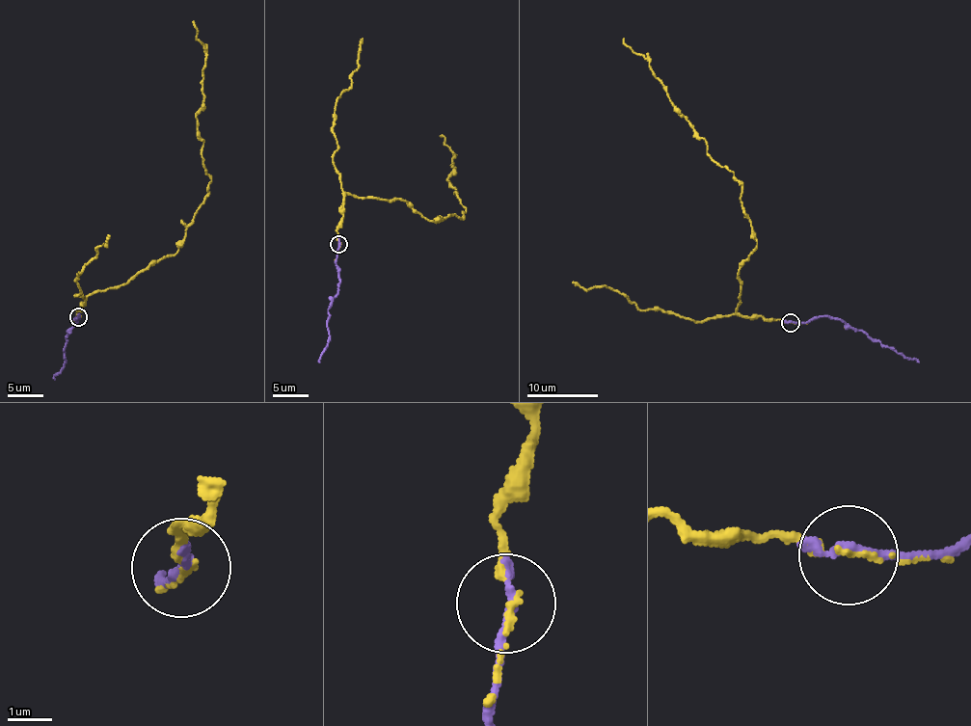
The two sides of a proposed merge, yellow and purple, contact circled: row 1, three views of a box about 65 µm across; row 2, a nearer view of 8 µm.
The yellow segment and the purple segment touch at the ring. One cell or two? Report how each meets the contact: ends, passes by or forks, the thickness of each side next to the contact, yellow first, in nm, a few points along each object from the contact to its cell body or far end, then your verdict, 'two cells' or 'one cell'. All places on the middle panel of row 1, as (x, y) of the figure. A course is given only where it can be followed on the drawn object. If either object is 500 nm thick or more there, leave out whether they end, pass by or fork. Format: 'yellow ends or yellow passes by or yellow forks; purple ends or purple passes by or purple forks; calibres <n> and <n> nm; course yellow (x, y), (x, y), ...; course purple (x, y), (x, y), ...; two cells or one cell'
yellow passes by; purple ends; calibres 100 and 280 nm; course yellow (338, 243), (347, 194), (405, 201), (433, 222), (463, 216), (449, 184), (454, 153), (441, 137); course purple (338, 243), (338, 293), (328, 309), (329, 342), (320, 362); one cell

